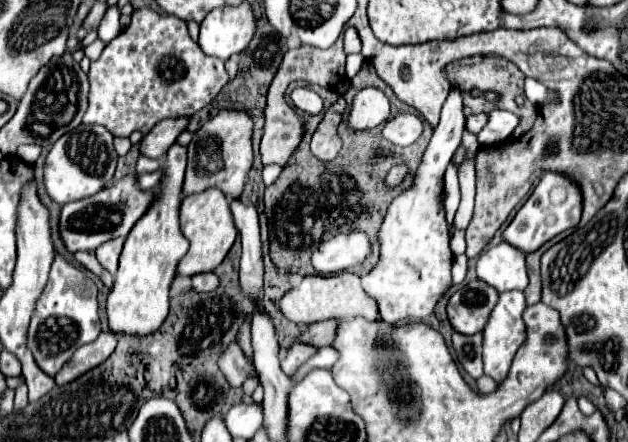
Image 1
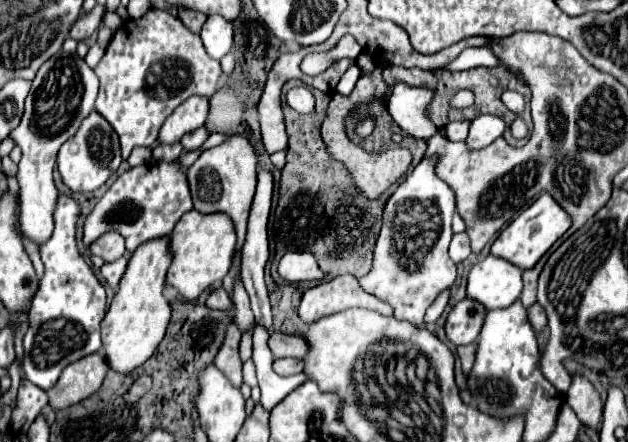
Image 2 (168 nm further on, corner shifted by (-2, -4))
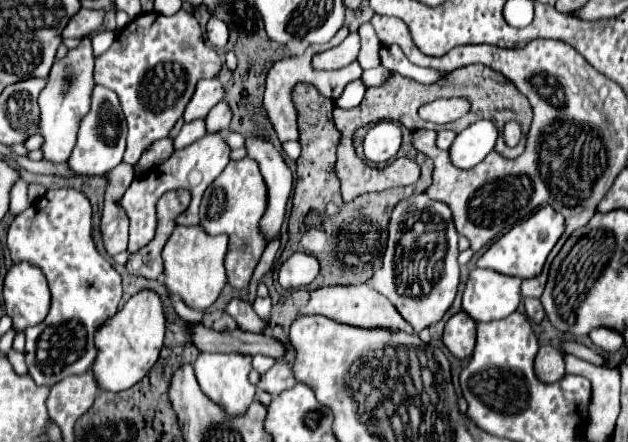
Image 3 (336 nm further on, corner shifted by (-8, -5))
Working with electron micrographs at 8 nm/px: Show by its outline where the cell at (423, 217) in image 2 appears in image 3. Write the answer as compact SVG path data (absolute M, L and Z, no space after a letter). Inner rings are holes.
M425 193L401 201L393 211L383 267L371 277L371 285L395 305L415 333L439 323L457 295L457 239L449 207L429 199Z

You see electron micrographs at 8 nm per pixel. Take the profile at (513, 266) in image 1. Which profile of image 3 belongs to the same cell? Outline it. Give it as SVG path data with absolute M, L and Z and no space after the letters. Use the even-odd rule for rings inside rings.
M473 269L463 291L463 311L477 323L487 323L511 315L521 303L521 279L495 273L491 269Z

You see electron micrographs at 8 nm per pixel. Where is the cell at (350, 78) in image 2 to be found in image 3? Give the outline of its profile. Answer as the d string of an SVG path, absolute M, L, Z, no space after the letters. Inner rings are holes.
M361 79L349 83L343 91L343 97L339 97L339 107L355 107L363 101L363 95L365 95L365 87L361 83Z

